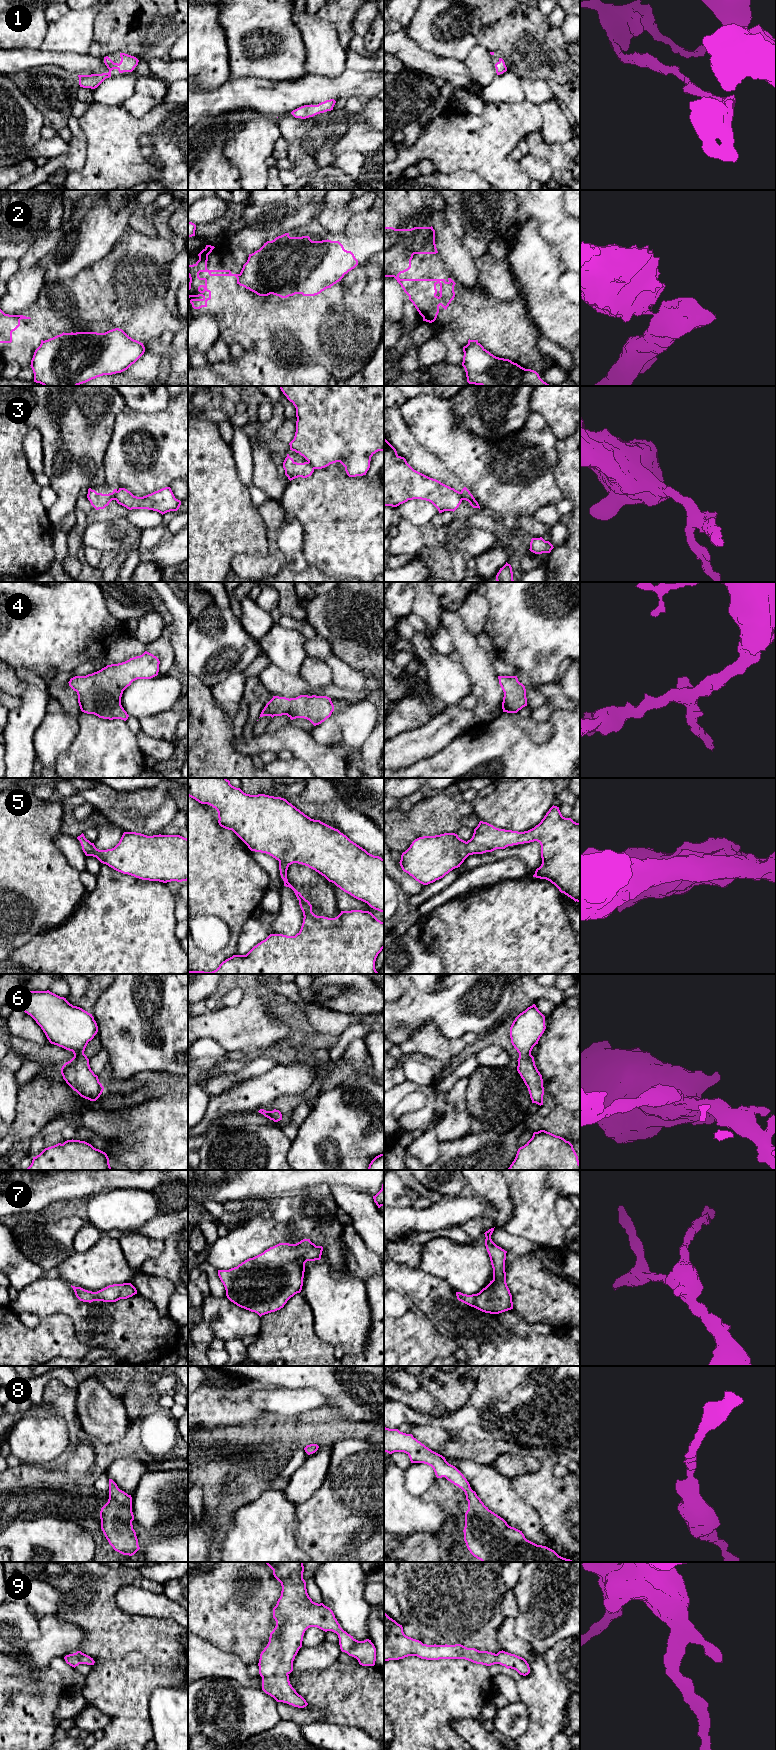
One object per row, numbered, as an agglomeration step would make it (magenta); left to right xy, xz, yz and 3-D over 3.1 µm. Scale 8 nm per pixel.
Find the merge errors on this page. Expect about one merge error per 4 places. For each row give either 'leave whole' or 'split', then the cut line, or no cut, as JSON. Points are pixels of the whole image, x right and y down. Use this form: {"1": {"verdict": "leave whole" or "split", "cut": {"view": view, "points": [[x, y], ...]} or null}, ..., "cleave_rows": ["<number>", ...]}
{"1": {"verdict": "leave whole", "cut": null}, "2": {"verdict": "split", "cut": {"view": "xz", "points": [[239, 274], [237, 283]]}}, "3": {"verdict": "split", "cut": {"view": "xy", "points": [[117, 491], [113, 499]]}}, "4": {"verdict": "leave whole", "cut": null}, "5": {"verdict": "leave whole", "cut": null}, "6": {"verdict": "leave whole", "cut": null}, "7": {"verdict": "leave whole", "cut": null}, "8": {"verdict": "leave whole", "cut": null}, "9": {"verdict": "leave whole", "cut": null}, "cleave_rows": ["2", "3"]}

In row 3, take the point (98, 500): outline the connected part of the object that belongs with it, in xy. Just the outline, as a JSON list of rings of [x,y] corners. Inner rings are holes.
[[[91,488],[88,489],[87,498],[90,501],[91,505],[96,509],[104,509],[109,503],[114,500],[115,495],[117,493],[117,489],[114,489],[112,493],[102,494],[97,493],[95,490]]]

